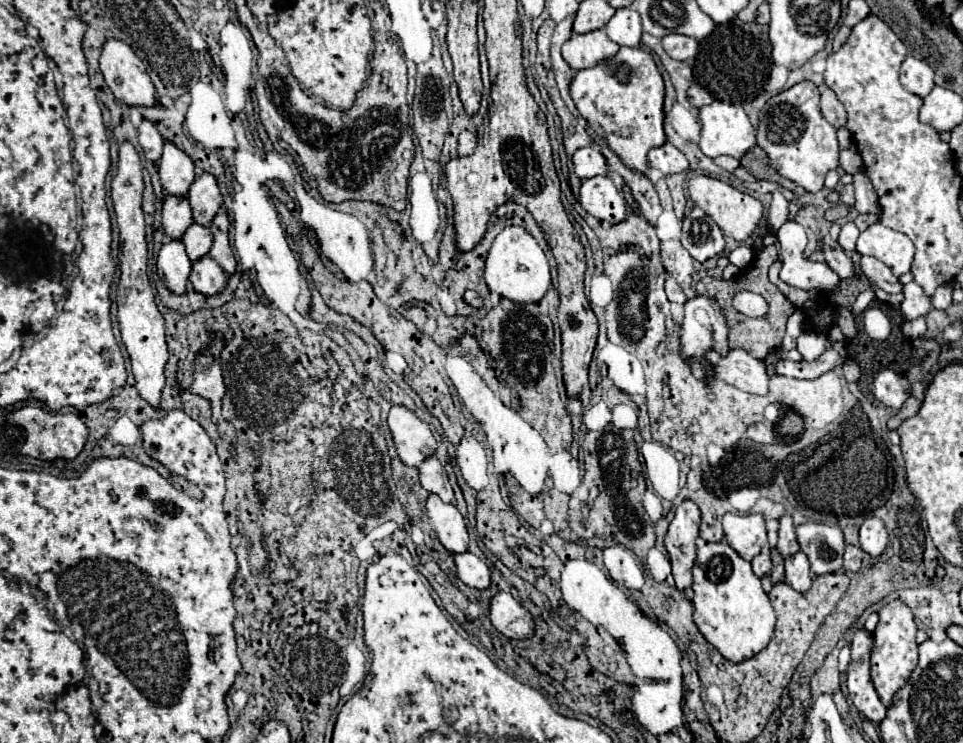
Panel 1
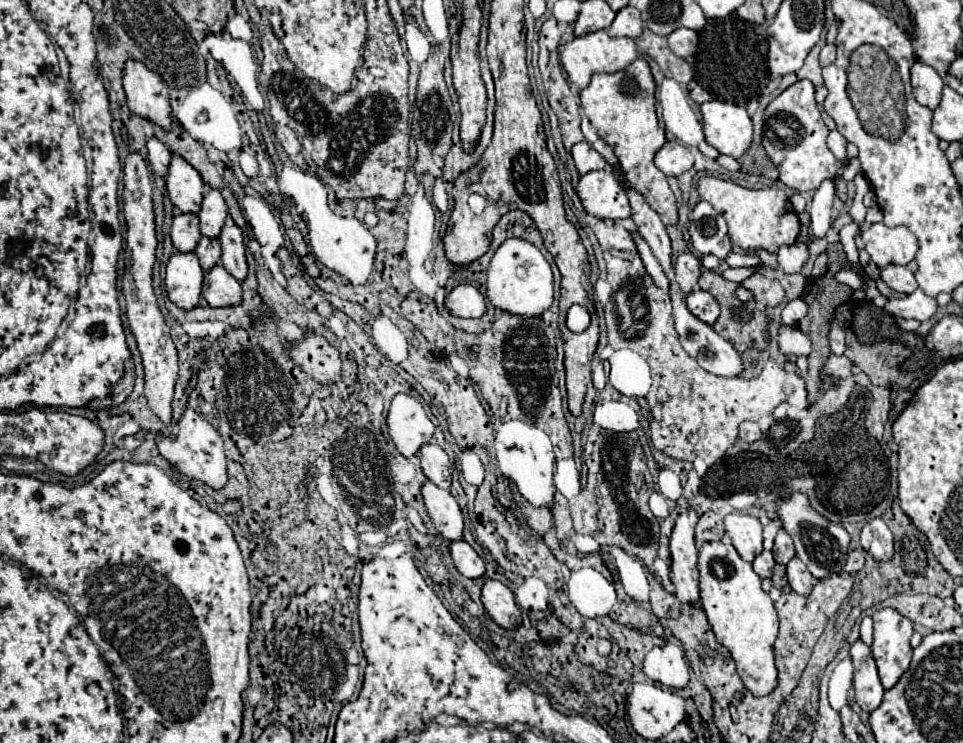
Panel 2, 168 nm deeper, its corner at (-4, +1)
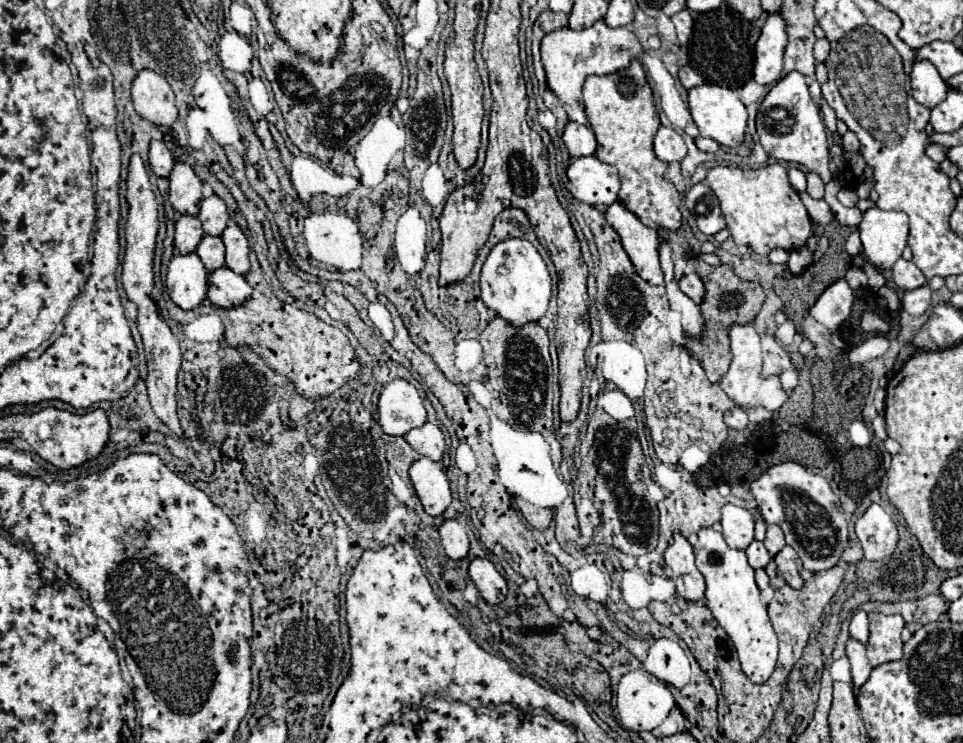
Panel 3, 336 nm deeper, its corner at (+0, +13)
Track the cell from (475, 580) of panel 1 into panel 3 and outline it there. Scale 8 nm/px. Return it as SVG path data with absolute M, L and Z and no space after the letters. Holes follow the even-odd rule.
M444 520L438 528L440 542L452 560L462 560L468 554L470 542L464 526L458 520Z

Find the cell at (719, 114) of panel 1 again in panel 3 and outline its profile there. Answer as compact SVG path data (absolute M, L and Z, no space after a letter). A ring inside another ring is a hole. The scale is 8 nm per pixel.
M702 84L702 86L690 88L688 90L688 110L690 110L692 120L696 122L696 126L700 130L700 136L712 138L718 144L728 146L728 148L740 146L744 142L748 112L734 90L722 88L718 84Z

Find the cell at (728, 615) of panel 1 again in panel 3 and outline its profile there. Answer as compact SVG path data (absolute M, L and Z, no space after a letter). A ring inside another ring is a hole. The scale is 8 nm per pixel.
M702 528L698 532L694 554L696 568L706 578L706 606L734 642L744 674L754 684L764 684L776 668L778 640L772 630L766 606L760 602L760 590L754 582L754 570L750 568L746 554L742 550L728 548L722 532L714 528Z

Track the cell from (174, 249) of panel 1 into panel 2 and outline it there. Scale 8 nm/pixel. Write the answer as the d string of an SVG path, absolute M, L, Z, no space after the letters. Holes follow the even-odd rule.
M174 252L166 262L166 290L168 298L184 310L198 306L204 270L194 252Z

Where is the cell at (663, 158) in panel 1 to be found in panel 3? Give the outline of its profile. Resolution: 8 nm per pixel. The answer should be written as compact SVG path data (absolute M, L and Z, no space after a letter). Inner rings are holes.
M660 126L654 136L654 152L664 162L680 162L686 156L686 144L684 138L674 130Z

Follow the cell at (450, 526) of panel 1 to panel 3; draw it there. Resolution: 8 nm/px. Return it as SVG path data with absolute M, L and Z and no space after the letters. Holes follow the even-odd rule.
M420 458L412 462L408 474L426 514L440 516L452 502L450 484L442 470L442 464Z

